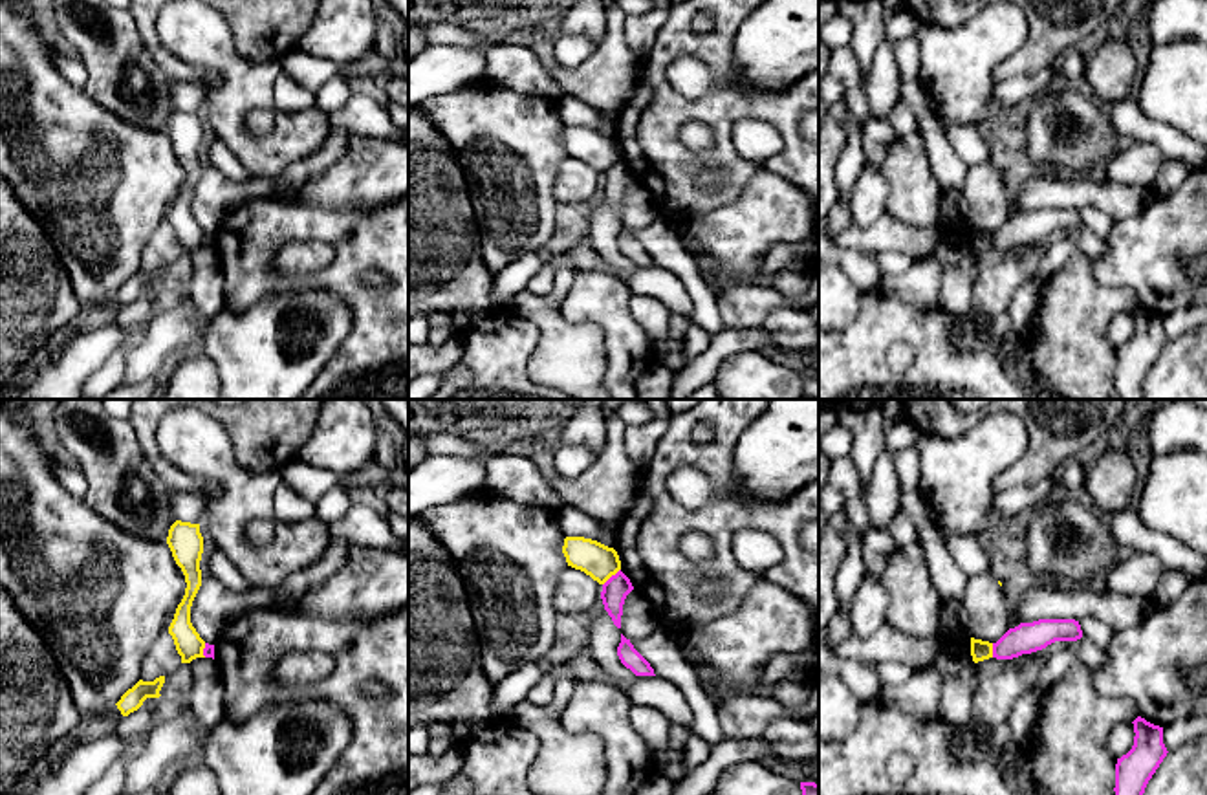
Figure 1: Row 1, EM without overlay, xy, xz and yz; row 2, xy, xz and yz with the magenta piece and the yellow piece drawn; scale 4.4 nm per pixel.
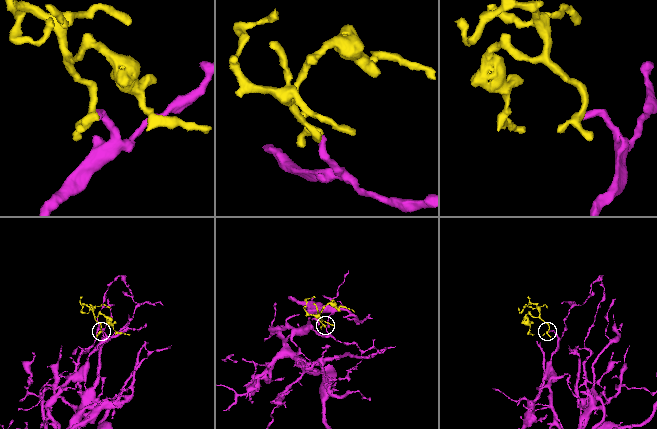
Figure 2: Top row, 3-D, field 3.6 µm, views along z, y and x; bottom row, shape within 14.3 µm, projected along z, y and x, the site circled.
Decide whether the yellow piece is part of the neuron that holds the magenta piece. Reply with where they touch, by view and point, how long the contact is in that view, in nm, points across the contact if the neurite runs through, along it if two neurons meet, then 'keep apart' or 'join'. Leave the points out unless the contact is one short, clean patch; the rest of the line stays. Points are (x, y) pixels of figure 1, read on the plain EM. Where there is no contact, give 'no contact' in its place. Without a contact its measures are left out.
xz (610, 167) | 110 nm | along xz (619, 158), (603, 174) | keep apart

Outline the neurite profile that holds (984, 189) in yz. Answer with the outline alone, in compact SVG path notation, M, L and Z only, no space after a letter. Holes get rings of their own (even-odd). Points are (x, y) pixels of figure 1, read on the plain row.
M991 161L967 169L962 194L974 229L996 233L1011 218L1004 180Z

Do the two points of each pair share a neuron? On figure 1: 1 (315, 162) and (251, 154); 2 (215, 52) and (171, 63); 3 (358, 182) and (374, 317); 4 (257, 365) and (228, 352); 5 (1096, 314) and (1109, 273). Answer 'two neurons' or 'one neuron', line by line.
1: two neurons
2: two neurons
3: two neurons
4: one neuron
5: two neurons

